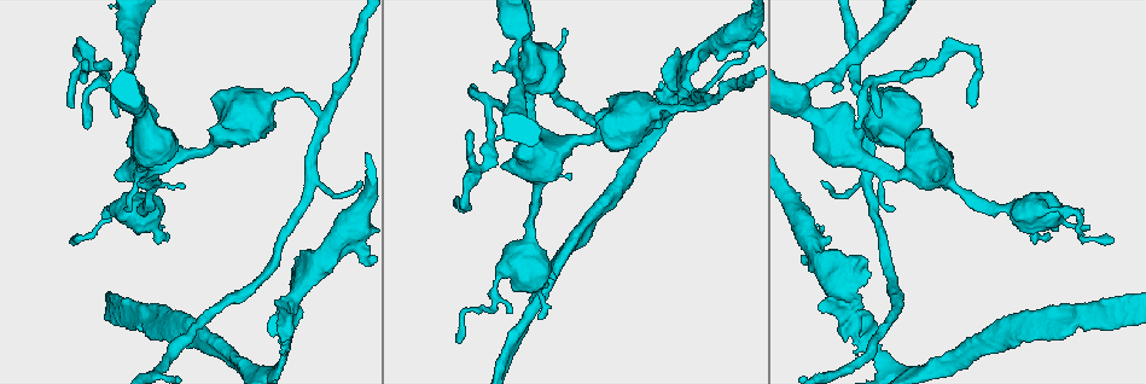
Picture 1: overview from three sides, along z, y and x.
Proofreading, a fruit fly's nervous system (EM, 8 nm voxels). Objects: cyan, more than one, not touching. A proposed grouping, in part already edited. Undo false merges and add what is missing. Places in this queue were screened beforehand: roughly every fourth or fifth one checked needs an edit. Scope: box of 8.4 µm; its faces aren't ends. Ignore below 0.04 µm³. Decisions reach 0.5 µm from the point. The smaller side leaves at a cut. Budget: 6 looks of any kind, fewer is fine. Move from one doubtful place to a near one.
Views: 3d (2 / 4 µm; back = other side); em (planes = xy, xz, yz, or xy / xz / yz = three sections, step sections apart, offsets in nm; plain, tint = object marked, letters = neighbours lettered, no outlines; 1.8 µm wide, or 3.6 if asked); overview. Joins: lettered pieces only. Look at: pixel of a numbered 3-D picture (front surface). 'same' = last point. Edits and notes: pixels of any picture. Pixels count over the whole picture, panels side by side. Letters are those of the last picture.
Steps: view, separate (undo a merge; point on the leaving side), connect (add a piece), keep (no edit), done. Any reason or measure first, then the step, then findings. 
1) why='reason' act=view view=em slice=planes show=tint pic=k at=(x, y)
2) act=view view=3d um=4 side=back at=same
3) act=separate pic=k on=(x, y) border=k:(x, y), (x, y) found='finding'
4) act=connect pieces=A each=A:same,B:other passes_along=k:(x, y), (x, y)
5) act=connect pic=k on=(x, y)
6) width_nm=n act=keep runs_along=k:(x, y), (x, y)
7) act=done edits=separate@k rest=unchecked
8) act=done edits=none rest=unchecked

why='abrupt turn' act=view view=em slice=planes show=tint pic=1 at=(322, 118)

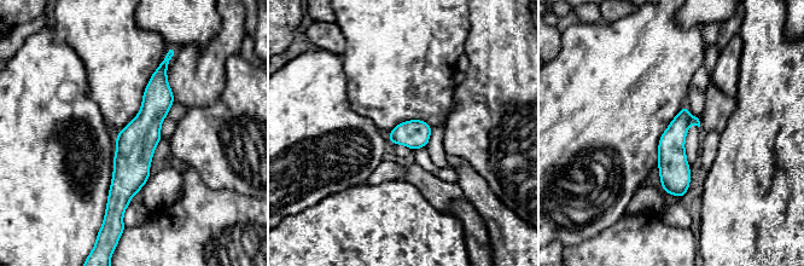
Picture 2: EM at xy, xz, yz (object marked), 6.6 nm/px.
act=view view=em slice=planes show=letters at=same

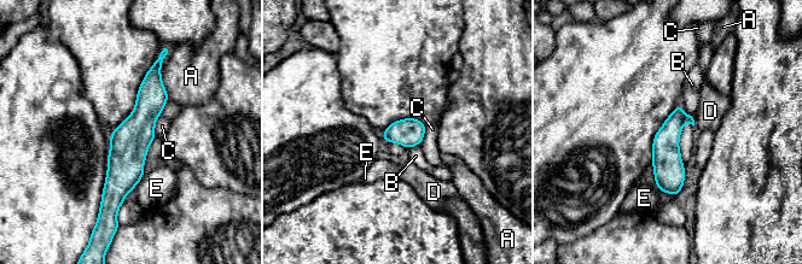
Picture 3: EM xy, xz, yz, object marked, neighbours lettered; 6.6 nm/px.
longest_contact=A:300nm act=separate pic=3 on=(666, 148) each=A:other,B:other,C:other,D:other,E:other found='two neurons meet here'

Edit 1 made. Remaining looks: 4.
why='branch point' act=view view=em um=3.6 slice=xz step=16 show=tint pic=1 at=(345, 231)

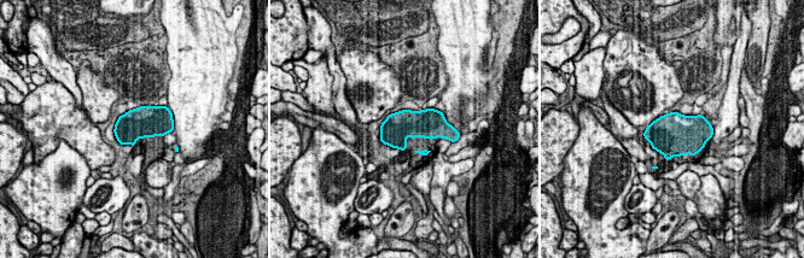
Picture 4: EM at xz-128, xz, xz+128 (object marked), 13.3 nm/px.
why='cut it another way' act=view view=em um=3.6 slice=planes show=letters at=same

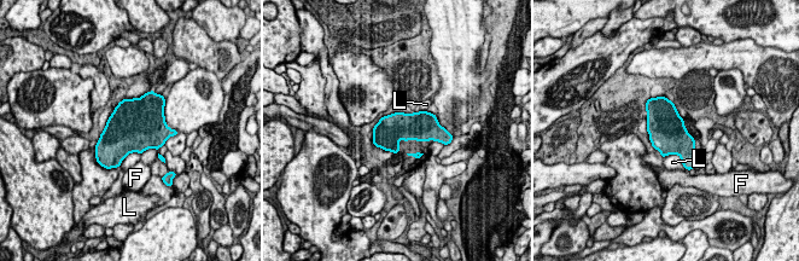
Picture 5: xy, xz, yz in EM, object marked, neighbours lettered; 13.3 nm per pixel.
act=keep each=F:other,L:other border=5:(663, 156), (677, 155), (684, 167) found='continuous, no second neuron'

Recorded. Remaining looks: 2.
why='branch stops here' act=view view=3d um=4 pic=1 at=(1050, 237)

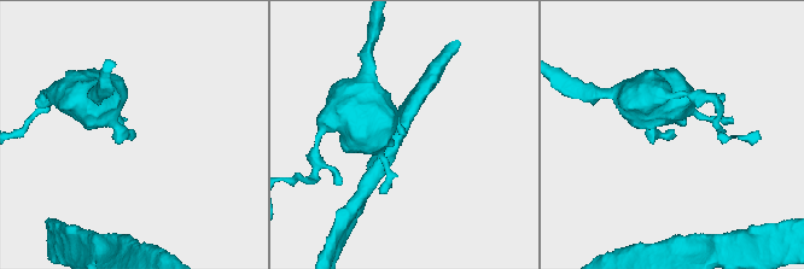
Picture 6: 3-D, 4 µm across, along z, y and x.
why='shape alone is not enough' act=view view=em slice=planes show=letters pic=6 at=(404, 136)

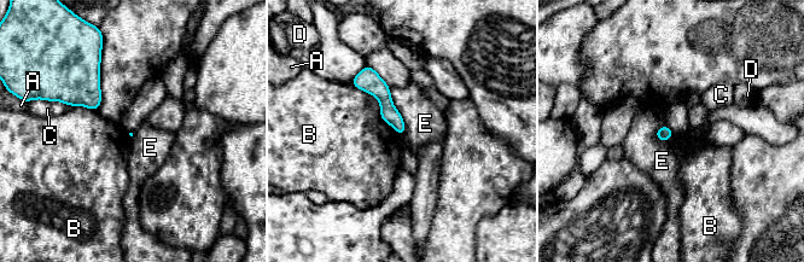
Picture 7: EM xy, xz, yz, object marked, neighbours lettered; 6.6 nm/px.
act=keep each=A:other,B:other,C:other,D:other,E:other border=7:(389, 87), (403, 134) found='none of them fits'

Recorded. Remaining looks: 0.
act=done edits=separate@3 rest=unchecked

